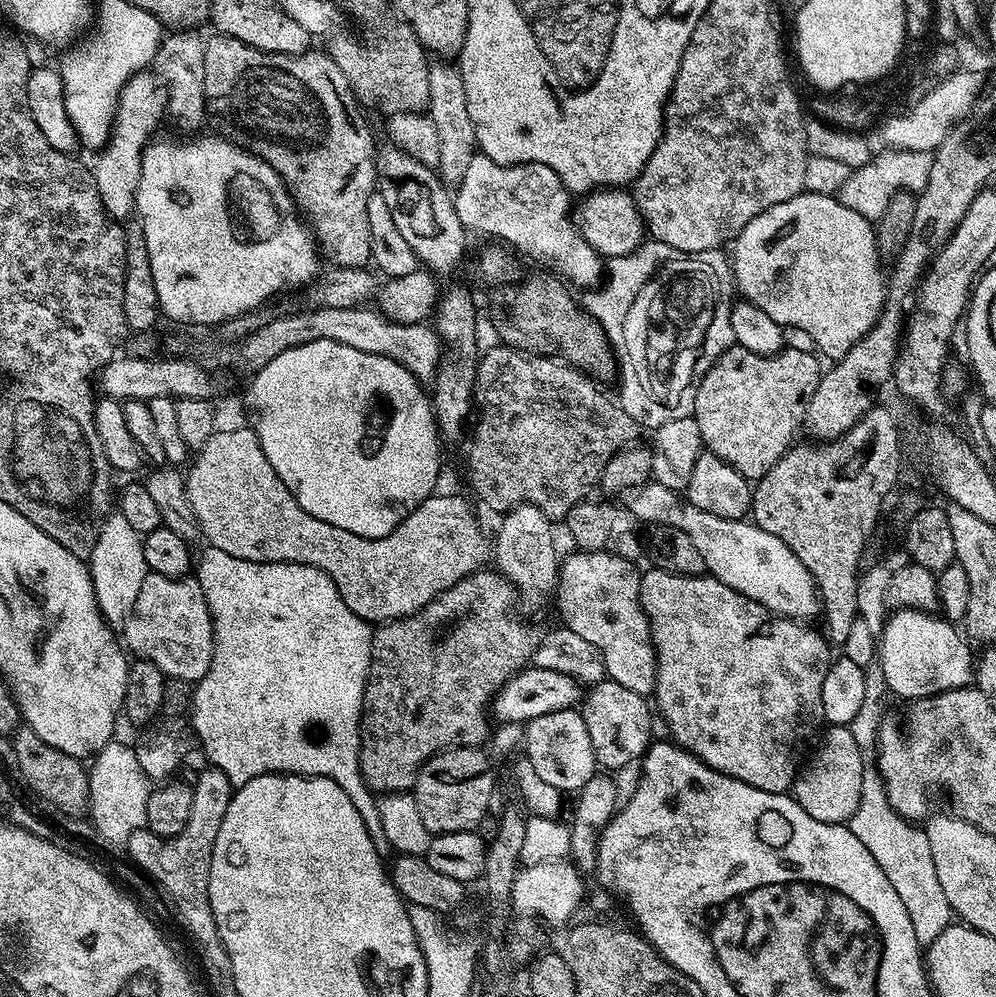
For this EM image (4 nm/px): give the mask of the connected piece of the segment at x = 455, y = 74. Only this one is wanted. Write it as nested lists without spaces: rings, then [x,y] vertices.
[[[452,62],[436,63],[428,69],[430,98],[426,112],[432,117],[438,132],[438,175],[445,185],[455,186],[460,183],[462,174],[466,174],[466,166],[470,166],[472,157],[477,155],[478,145],[474,122],[470,122],[470,110],[466,110],[466,92],[462,86],[459,67]]]

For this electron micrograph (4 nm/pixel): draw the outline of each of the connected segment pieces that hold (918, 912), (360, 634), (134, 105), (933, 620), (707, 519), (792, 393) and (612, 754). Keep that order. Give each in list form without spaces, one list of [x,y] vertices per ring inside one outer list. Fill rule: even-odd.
[[[865,771],[858,808],[851,820],[847,822],[846,827],[854,834],[854,838],[858,838],[858,842],[862,842],[862,846],[866,846],[866,850],[870,850],[870,854],[874,854],[874,862],[878,862],[878,866],[882,866],[882,874],[886,874],[886,878],[890,878],[890,886],[894,886],[898,898],[902,898],[902,906],[906,906],[906,914],[910,914],[910,923],[914,926],[914,934],[920,945],[932,944],[934,938],[938,938],[938,934],[942,934],[942,930],[946,930],[949,924],[953,923],[954,913],[950,902],[946,902],[946,893],[942,891],[942,882],[938,882],[938,870],[934,866],[934,858],[927,835],[921,829],[919,832],[916,826],[893,810],[879,772]]]
[[[211,546],[205,547],[205,552],[198,556],[198,563],[194,568],[194,578],[200,583],[208,608],[212,611],[212,629],[214,630],[214,638],[216,645],[212,651],[212,665],[210,670],[204,675],[204,679],[199,684],[204,688],[232,688],[232,696],[236,696],[236,700],[240,700],[240,704],[260,704],[260,708],[268,708],[268,704],[284,704],[284,700],[288,700],[288,724],[292,724],[292,748],[288,748],[288,752],[296,752],[296,760],[292,760],[292,774],[297,776],[325,776],[334,782],[338,782],[338,786],[342,786],[342,790],[346,790],[346,794],[350,794],[350,798],[354,802],[354,806],[358,806],[358,814],[362,814],[362,822],[366,822],[366,830],[370,834],[370,838],[374,842],[377,852],[381,854],[391,853],[393,847],[391,842],[386,838],[386,829],[382,827],[382,814],[377,797],[371,788],[364,782],[364,775],[360,772],[360,713],[364,711],[364,689],[368,683],[368,674],[372,666],[372,638],[374,628],[369,621],[362,619],[358,614],[354,614],[354,610],[350,610],[350,606],[346,606],[346,602],[342,598],[342,594],[338,594],[338,590],[334,586],[334,582],[325,572],[318,570],[314,566],[306,566],[305,564],[262,564],[258,562],[250,562],[249,560],[233,560],[230,554],[226,554],[226,550],[218,550]]]
[[[139,70],[127,80],[120,91],[108,141],[97,153],[98,158],[94,166],[92,165],[100,201],[105,212],[114,220],[127,219],[135,209],[144,149],[150,142],[150,132],[155,130],[160,118],[163,114],[165,116],[169,107],[168,89],[165,85],[160,86],[157,81],[159,82],[159,79],[148,70]]]
[[[900,608],[892,613],[894,614],[889,618],[884,633],[879,633],[878,636],[878,667],[886,678],[888,692],[891,695],[905,696],[908,702],[915,702],[925,696],[936,696],[946,690],[967,688],[973,683],[974,652],[972,656],[965,637],[959,631],[956,633],[952,629],[955,627],[943,615],[916,608]]]
[[[655,482],[623,493],[622,504],[640,522],[649,520],[649,525],[665,524],[690,534],[690,542],[694,542],[701,552],[705,569],[715,580],[730,586],[730,590],[738,590],[738,594],[791,620],[808,622],[815,612],[817,615],[821,611],[822,605],[810,570],[802,566],[798,554],[794,554],[794,550],[790,550],[782,538],[766,534],[766,530],[757,524],[747,519],[727,520],[706,514],[706,510],[698,510],[698,506],[685,502],[674,490]]]
[[[739,346],[725,347],[699,377],[700,385],[694,400],[694,415],[705,449],[734,466],[734,470],[738,470],[749,482],[764,477],[766,470],[770,470],[770,466],[774,466],[774,462],[782,459],[785,452],[793,447],[796,431],[801,431],[806,406],[810,406],[810,398],[814,398],[814,390],[818,390],[822,375],[822,367],[816,358],[811,352],[790,347],[775,352],[773,356],[754,354]]]
[[[607,678],[587,689],[582,700],[582,715],[586,722],[586,734],[590,734],[590,746],[601,769],[624,768],[647,753],[654,740],[653,709],[650,704],[648,709],[648,704],[649,701],[634,690],[626,690],[626,686]]]

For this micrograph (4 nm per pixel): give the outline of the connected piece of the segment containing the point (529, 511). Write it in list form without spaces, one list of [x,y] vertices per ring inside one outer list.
[[[520,504],[503,513],[500,529],[494,532],[494,568],[506,577],[521,597],[540,604],[558,584],[558,553],[550,540],[551,523],[533,504]]]

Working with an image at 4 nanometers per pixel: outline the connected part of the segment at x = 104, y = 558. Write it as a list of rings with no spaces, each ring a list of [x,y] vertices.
[[[112,510],[104,522],[99,523],[88,565],[97,604],[104,620],[112,626],[121,625],[132,613],[134,602],[137,601],[149,570],[142,534],[134,530],[134,526],[118,510]]]

